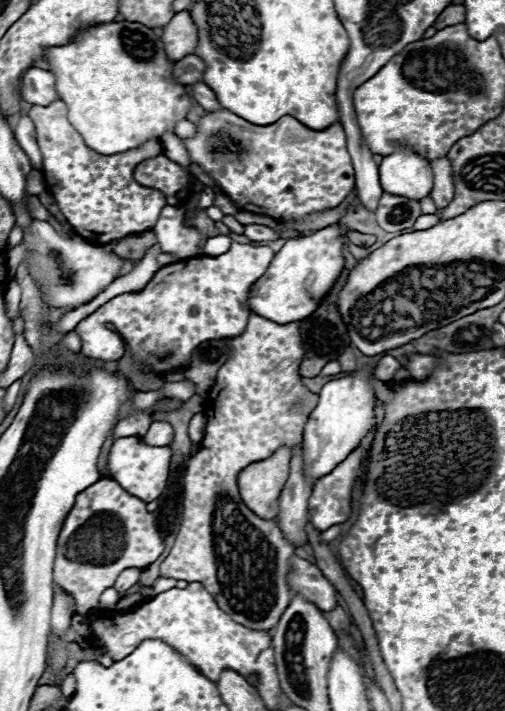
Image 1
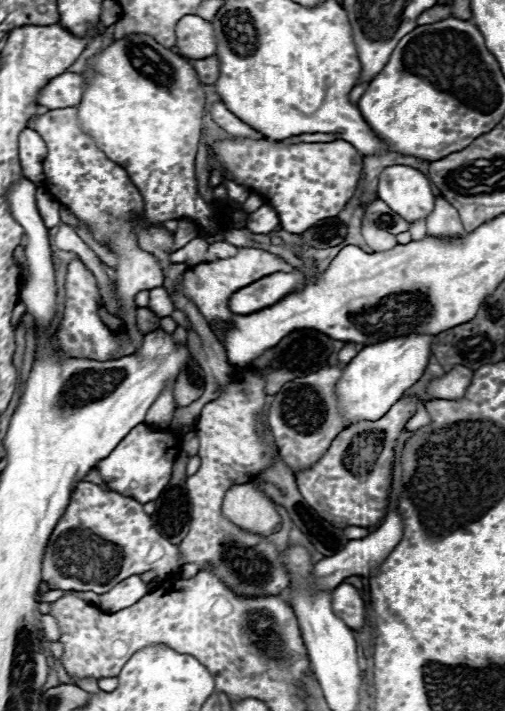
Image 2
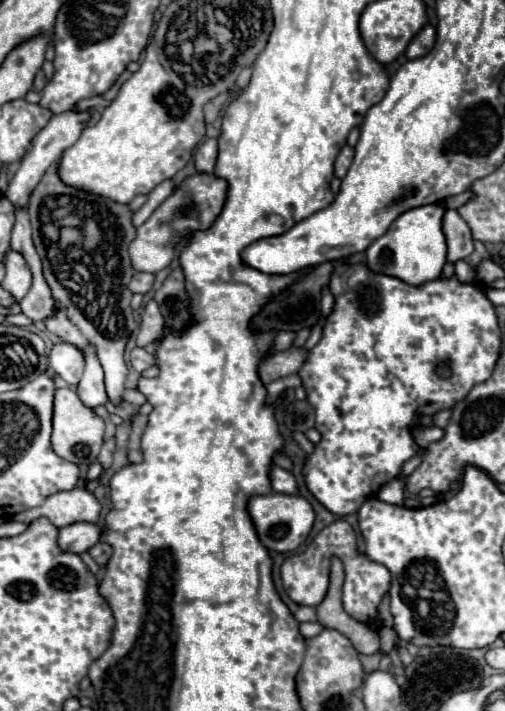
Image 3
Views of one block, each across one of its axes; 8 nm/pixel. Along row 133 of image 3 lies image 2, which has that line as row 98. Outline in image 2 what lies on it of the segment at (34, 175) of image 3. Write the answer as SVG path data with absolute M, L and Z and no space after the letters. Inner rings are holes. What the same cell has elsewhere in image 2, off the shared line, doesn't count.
M64 72L52 78L40 92L38 102L50 110L78 106L80 96L86 88L86 78L78 72Z

